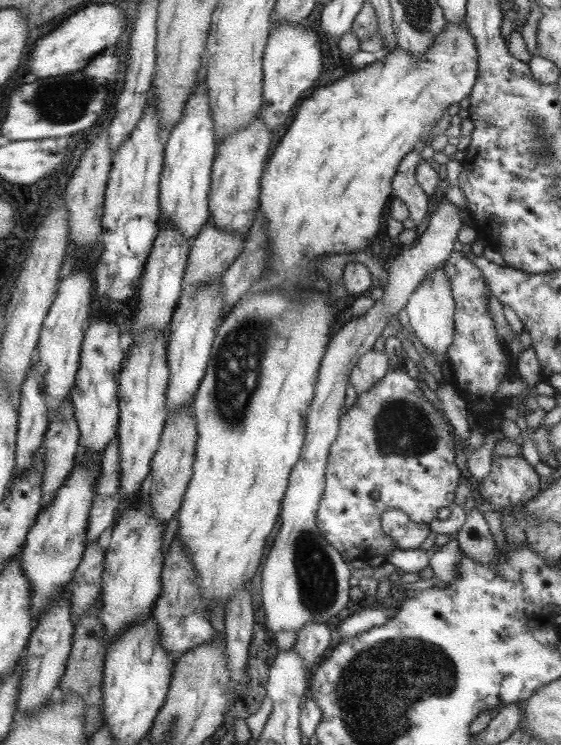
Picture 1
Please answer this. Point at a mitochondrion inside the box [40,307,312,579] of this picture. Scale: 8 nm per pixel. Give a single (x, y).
(241, 356)

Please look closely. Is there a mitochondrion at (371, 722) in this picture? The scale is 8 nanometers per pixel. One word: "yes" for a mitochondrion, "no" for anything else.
yes

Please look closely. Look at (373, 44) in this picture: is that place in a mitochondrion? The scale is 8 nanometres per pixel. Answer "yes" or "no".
no

